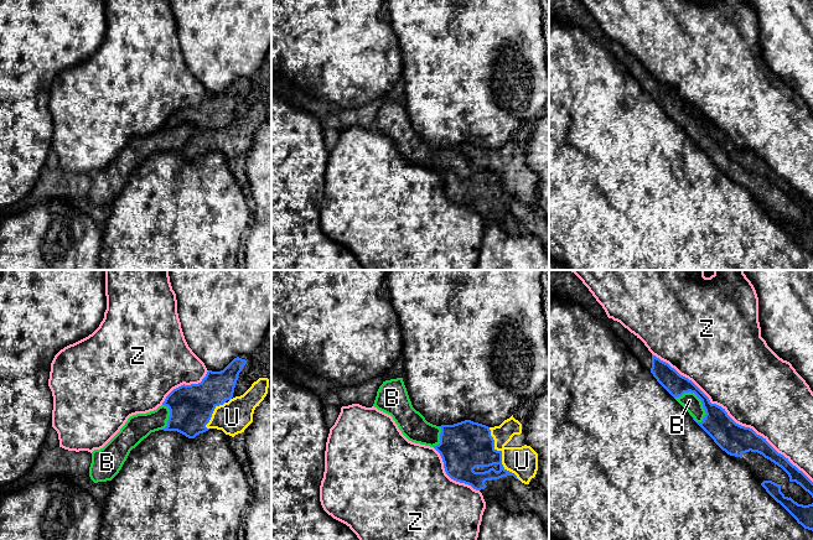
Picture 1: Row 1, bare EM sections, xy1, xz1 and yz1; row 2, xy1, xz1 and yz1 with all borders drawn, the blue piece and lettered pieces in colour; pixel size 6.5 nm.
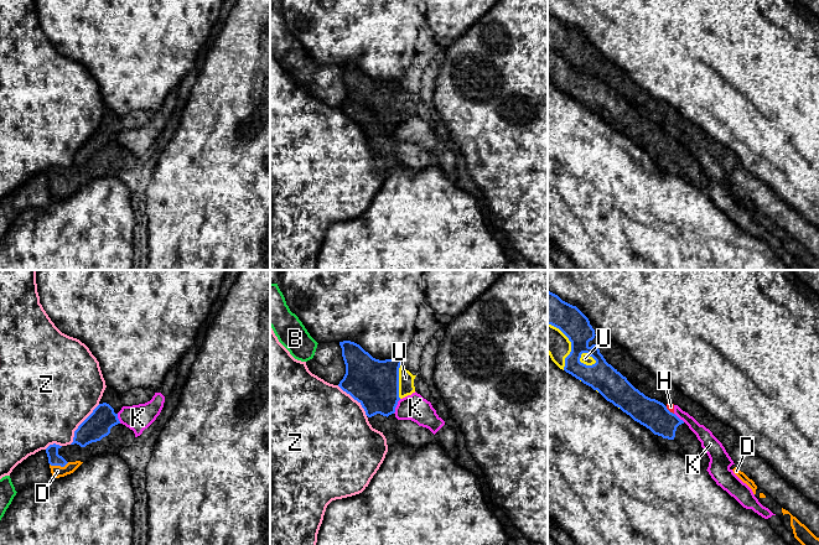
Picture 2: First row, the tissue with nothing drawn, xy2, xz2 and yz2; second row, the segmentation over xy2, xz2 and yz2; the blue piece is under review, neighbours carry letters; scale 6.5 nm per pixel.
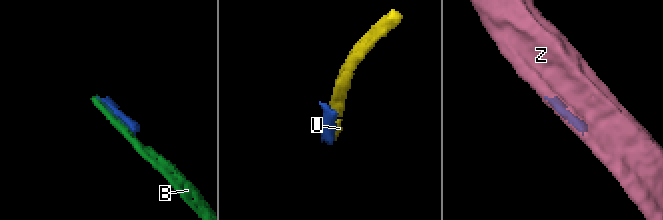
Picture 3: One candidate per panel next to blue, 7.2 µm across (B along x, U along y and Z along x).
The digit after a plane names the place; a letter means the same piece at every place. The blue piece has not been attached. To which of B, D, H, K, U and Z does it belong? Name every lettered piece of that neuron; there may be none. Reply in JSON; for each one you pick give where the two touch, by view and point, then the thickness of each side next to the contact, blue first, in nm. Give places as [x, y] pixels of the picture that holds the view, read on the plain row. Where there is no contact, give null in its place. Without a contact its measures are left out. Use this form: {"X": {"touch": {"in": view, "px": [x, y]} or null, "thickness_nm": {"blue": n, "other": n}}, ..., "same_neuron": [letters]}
{"D": {"touch": {"in": "xy2", "px": [58, 187]}, "thickness_nm": {"blue": 80, "other": 80}}, "U": {"touch": {"in": "xz1", "px": [501, 177]}, "thickness_nm": {"blue": 320, "other": 190}}, "same_neuron": ["D", "U"]}

